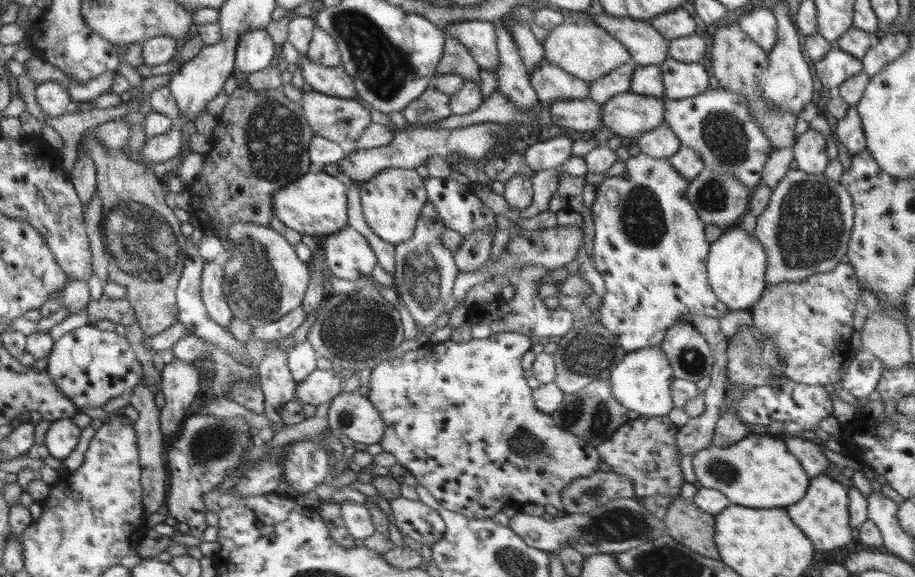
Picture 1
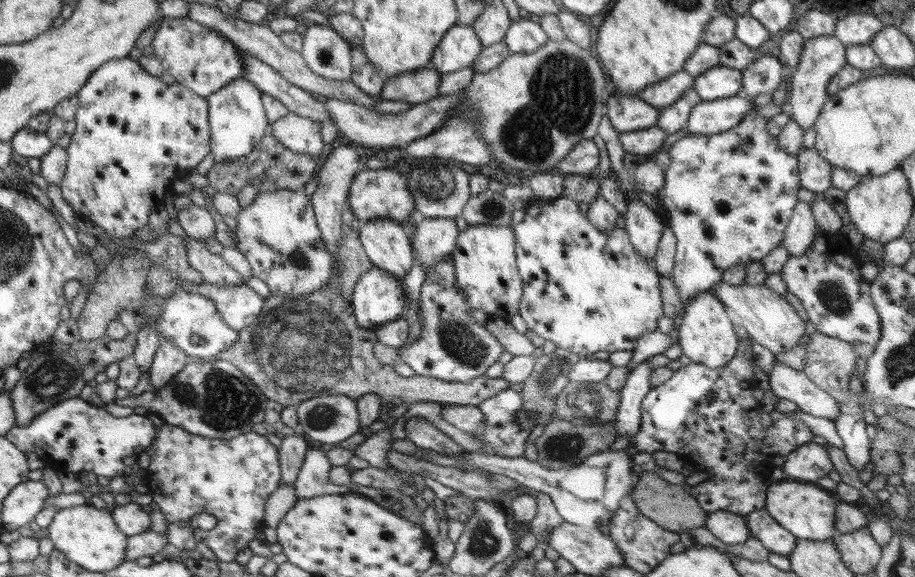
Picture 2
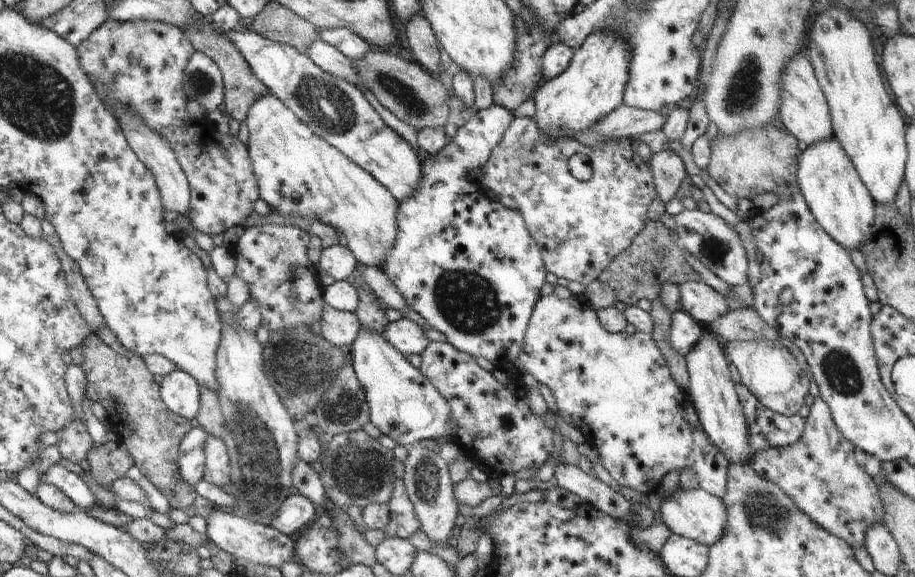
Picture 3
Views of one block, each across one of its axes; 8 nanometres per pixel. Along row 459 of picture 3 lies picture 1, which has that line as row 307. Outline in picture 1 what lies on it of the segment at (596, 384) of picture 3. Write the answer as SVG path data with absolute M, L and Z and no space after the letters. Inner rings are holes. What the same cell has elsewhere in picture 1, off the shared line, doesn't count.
M640 153L625 161L626 174L605 178L597 186L595 201L591 207L594 224L594 268L604 278L606 294L600 309L601 326L604 326L624 352L636 352L642 348L659 346L666 332L681 322L682 316L694 314L719 319L727 311L726 305L714 294L707 276L707 258L711 243L706 240L705 224L700 220L688 196L688 182L672 168L668 158L650 158ZM608 190L616 190L618 203L610 205L606 199Z

